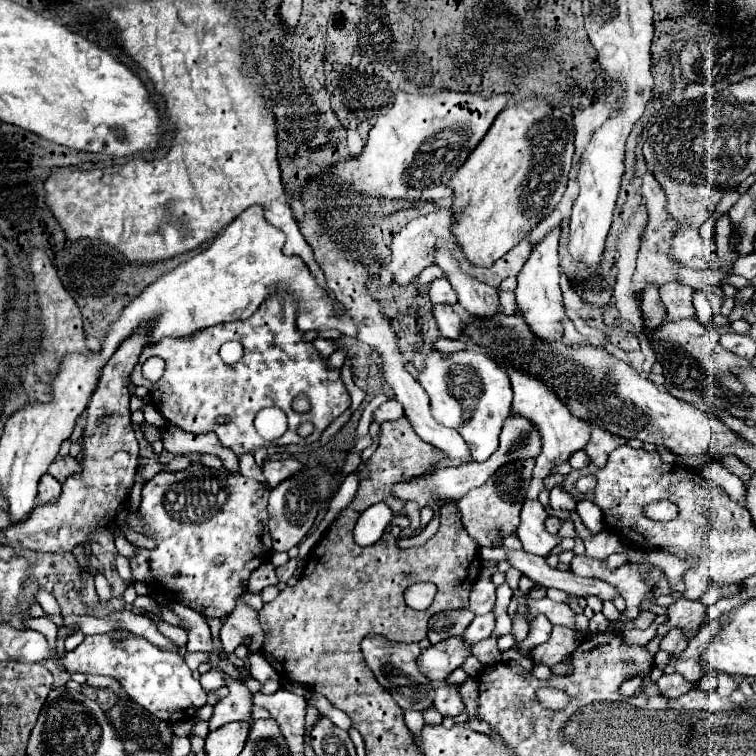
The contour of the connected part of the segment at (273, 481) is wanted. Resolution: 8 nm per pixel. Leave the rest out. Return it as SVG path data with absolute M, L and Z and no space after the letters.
M281 459L281 461L267 461L263 467L263 475L267 477L271 487L277 487L283 483L283 479L289 479L295 475L295 471L301 471L303 465L297 459Z

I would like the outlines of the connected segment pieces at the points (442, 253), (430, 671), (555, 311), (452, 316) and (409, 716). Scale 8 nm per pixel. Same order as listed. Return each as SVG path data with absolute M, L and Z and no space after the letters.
M441 243L437 247L437 265L449 275L447 279L455 287L459 295L459 305L473 317L493 317L495 313L501 311L499 305L499 291L495 287L483 285L481 281L461 273L459 263L453 259L451 251L445 249Z
M451 637L425 649L419 657L419 669L431 681L443 681L451 671L463 665L471 655L471 645L463 637Z
M559 229L551 231L533 251L523 269L517 275L517 305L523 313L525 323L531 327L533 335L539 335L539 339L561 339L563 337L563 319L567 319L561 289L559 289L559 255L557 255L557 243L559 243Z
M435 305L433 315L437 319L439 331L447 339L459 339L463 335L463 319L453 305Z
M405 711L405 723L407 723L407 727L411 729L411 733L415 733L415 731L421 731L423 729L423 715L419 713L419 711Z

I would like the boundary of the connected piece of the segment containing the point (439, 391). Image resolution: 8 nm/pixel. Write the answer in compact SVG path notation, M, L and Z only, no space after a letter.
M433 351L425 357L425 371L421 371L417 379L431 399L431 411L437 423L459 431L473 461L487 461L497 449L503 421L511 413L513 391L505 369L483 353L459 351L443 359L439 351Z

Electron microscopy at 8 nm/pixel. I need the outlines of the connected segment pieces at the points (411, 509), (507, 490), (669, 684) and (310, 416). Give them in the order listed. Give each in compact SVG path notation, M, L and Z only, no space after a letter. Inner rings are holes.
M407 501L403 513L411 521L411 529L417 529L419 527L419 505L415 501Z
M533 459L509 463L509 465L501 467L497 473L493 473L483 487L471 489L465 497L461 497L457 501L459 509L463 513L465 529L481 547L495 547L491 543L491 539L487 539L487 531L495 531L495 535L499 535L499 539L505 539L507 535L515 535L515 531L519 527L519 511L525 501L533 465L535 465Z
M679 673L663 675L657 681L657 685L665 697L681 697L685 691L693 691L699 687L697 683L687 683L687 679L683 679L683 675L679 675Z
M279 291L279 295L271 295L271 299L267 299L251 319L219 323L215 327L207 327L207 331L187 335L187 339L161 339L155 347L145 347L130 381L135 386L149 389L153 407L169 423L195 435L215 431L219 443L235 455L253 453L259 447L311 445L321 437L331 421L351 405L349 391L341 381L341 371L331 369L327 359L321 357L311 343L303 341L303 333L295 327L295 299L291 299L291 295L283 295L283 291ZM225 341L239 341L243 345L243 357L235 365L227 365L219 357L219 347ZM153 355L163 357L167 365L163 377L152 385L143 377L142 365ZM301 393L311 401L311 411L307 413L295 413L291 409L291 401ZM263 407L279 407L289 417L289 429L285 435L271 443L261 439L253 427L253 419ZM217 415L227 415L227 423L217 425ZM305 421L313 423L315 431L303 439L297 435L297 427Z

